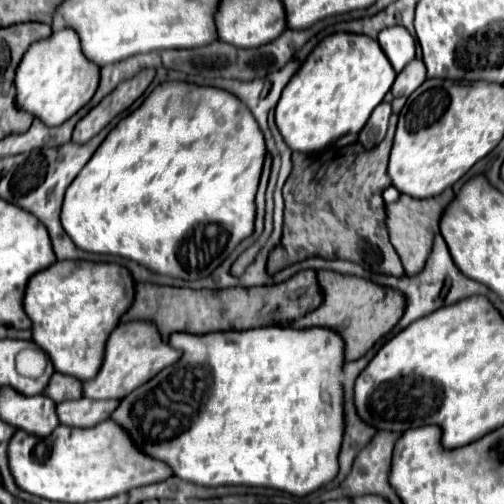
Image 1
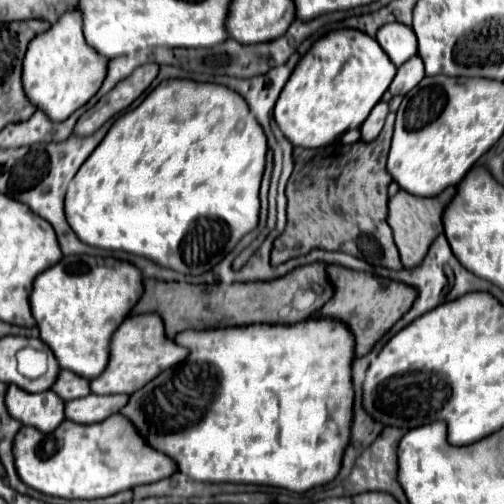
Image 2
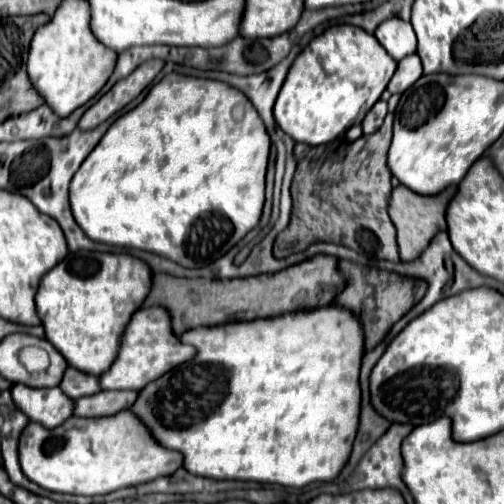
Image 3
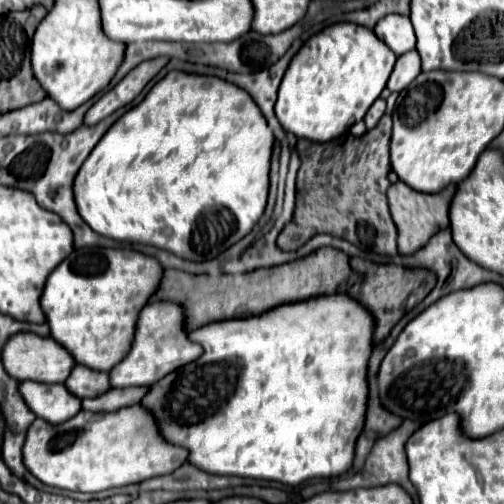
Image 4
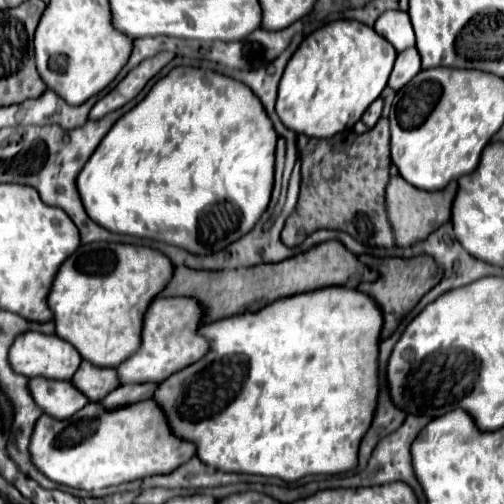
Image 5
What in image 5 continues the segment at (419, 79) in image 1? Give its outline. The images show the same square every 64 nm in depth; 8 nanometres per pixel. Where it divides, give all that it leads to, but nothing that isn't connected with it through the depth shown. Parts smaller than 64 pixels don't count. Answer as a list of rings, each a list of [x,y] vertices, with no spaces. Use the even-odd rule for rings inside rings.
[[[408,48],[404,52],[398,54],[394,70],[390,74],[388,86],[392,90],[400,90],[402,86],[406,86],[416,74],[420,72],[420,54],[416,48]]]

